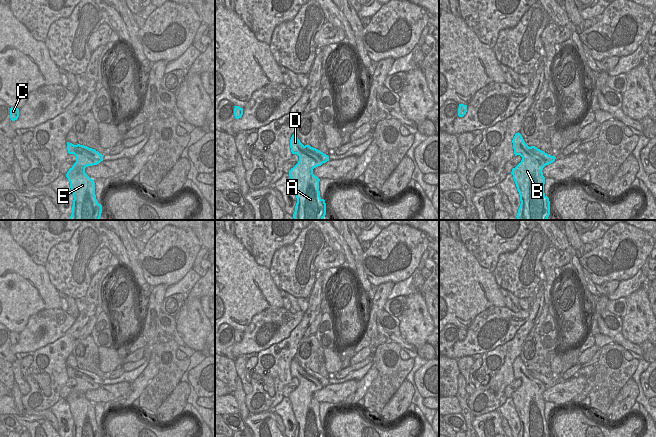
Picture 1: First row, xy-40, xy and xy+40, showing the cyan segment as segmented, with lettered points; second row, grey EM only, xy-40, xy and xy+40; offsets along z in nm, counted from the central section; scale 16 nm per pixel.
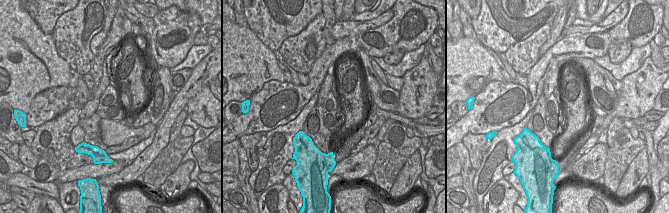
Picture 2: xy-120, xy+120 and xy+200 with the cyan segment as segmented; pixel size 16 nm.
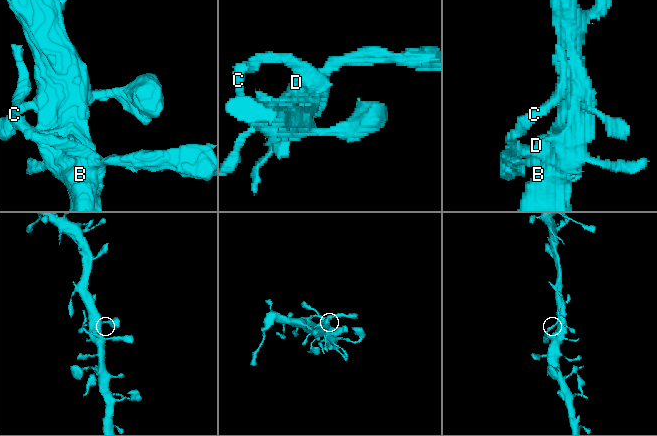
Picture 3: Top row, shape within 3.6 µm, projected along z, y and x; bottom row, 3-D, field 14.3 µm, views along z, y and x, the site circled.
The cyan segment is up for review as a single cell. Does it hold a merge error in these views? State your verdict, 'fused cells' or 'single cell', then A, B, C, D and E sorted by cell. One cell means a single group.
fused cells; A B D E / C

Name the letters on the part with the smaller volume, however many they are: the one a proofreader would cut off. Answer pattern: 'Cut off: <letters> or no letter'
Cut off: C.

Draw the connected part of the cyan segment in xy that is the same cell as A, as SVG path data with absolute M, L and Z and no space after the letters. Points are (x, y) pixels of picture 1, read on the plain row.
M295 358L290 372L292 378L299 380L298 387L289 395L297 422L294 437L326 437L325 424L320 421L320 403L313 398L313 393L323 388L322 384L308 375Z

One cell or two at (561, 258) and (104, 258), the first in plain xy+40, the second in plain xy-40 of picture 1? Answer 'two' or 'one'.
one

